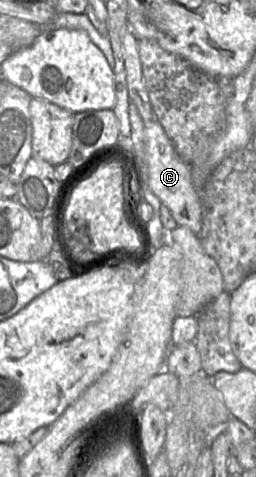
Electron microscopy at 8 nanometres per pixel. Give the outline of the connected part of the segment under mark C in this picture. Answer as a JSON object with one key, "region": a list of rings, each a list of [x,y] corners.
{"region":[[[157,119],[144,122],[144,142],[148,169],[148,187],[167,206],[179,226],[186,226],[195,234],[202,227],[203,206],[195,190],[190,167],[181,159]]]}

